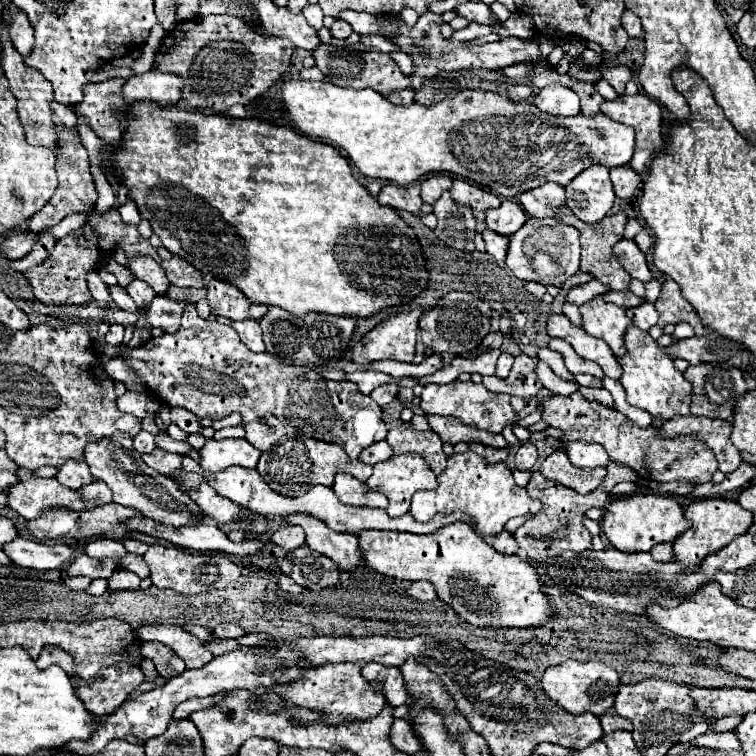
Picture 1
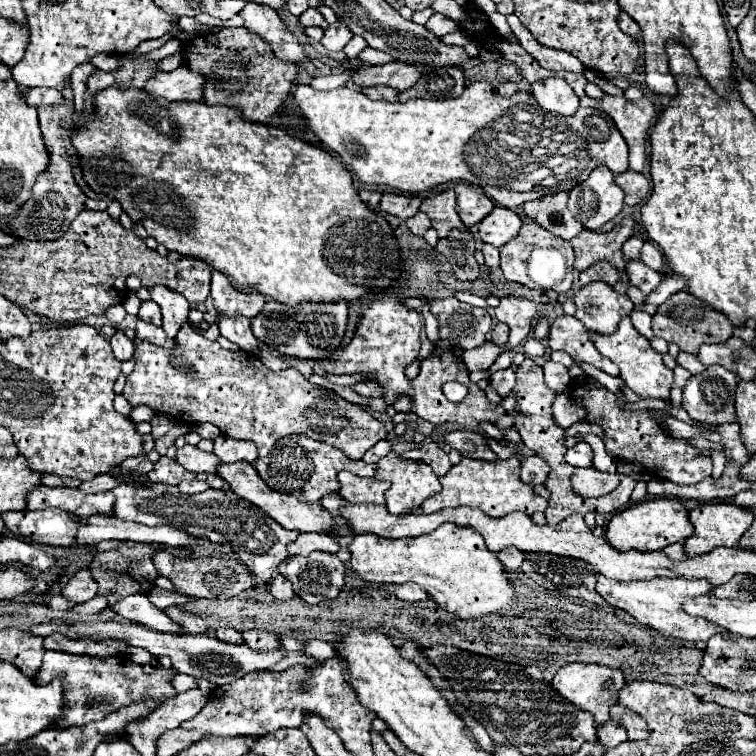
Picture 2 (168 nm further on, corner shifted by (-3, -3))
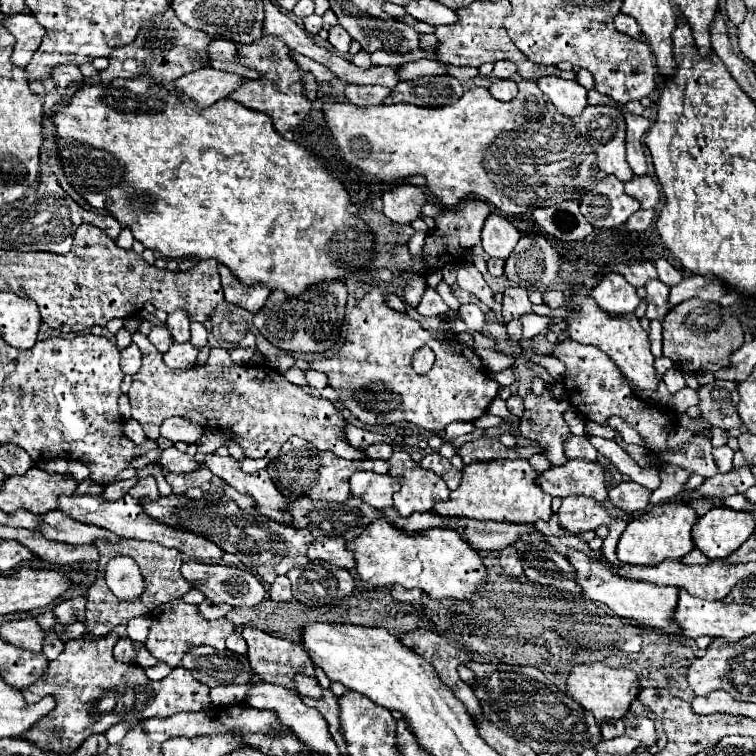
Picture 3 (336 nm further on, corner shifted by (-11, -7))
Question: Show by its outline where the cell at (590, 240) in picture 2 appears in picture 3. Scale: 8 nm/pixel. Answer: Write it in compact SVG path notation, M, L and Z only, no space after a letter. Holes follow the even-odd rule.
M639 209L635 215L629 217L627 227L631 231L645 231L653 223L655 217L657 217L657 211L655 209Z

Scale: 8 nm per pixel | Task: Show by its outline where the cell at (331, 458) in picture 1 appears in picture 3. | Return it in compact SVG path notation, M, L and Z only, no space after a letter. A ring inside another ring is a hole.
M291 437L283 445L281 455L269 463L267 473L269 473L271 481L275 483L275 487L279 489L279 493L283 493L289 501L295 501L299 497L309 497L309 499L325 499L325 501L343 503L349 497L351 473L355 473L359 469L371 469L373 471L373 465L375 465L373 461L341 459L329 451L319 451L317 447L311 447L311 443L307 443L299 437Z

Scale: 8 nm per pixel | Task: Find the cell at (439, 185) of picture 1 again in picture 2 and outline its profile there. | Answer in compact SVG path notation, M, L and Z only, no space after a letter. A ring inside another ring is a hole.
M445 189L431 197L425 197L421 203L421 211L427 213L433 221L433 229L439 237L447 237L451 227L463 227L457 211L455 211L455 193L453 189Z

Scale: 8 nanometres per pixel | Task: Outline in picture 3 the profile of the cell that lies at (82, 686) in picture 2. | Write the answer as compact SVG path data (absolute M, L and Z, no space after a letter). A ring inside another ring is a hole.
M109 635L101 637L101 639L71 639L65 643L65 649L61 651L61 655L53 661L49 661L47 671L43 673L41 679L37 679L33 685L21 689L23 699L27 699L27 703L37 703L41 701L45 695L53 695L55 697L55 707L49 715L45 715L43 719L39 719L39 723L35 723L31 727L31 731L25 731L25 735L21 739L27 739L31 743L35 743L41 751L47 753L75 753L81 747L81 741L85 741L89 735L95 733L105 733L111 725L123 723L123 721L133 721L133 719L149 719L149 717L171 717L175 713L181 711L205 711L211 707L211 697L209 697L209 687L205 683L199 683L187 669L177 667L173 669L165 679L161 681L151 681L145 677L143 669L139 665L125 665L121 661L117 661L112 653L109 653Z

